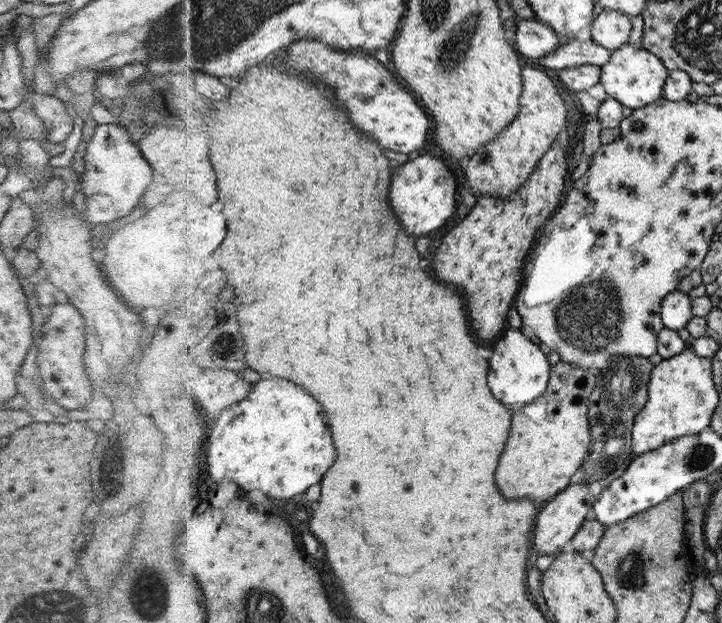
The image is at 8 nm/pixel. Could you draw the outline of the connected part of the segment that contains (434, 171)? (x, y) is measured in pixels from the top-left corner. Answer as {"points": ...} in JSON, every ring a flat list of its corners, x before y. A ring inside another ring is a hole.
{"points":[[416,156,407,161,408,164,400,166,394,172,394,184,392,184,392,206,396,210,402,224,410,234,430,234,432,230,438,230,448,222,448,218,456,210,456,180,446,166,444,160,432,158,432,156,422,156,416,160]]}

